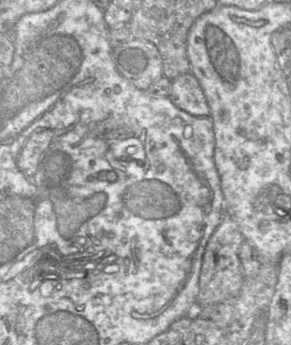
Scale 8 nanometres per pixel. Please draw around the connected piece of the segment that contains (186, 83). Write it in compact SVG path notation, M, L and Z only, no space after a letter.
M189 71L172 80L171 102L179 109L200 117L208 117L210 109L197 78Z

